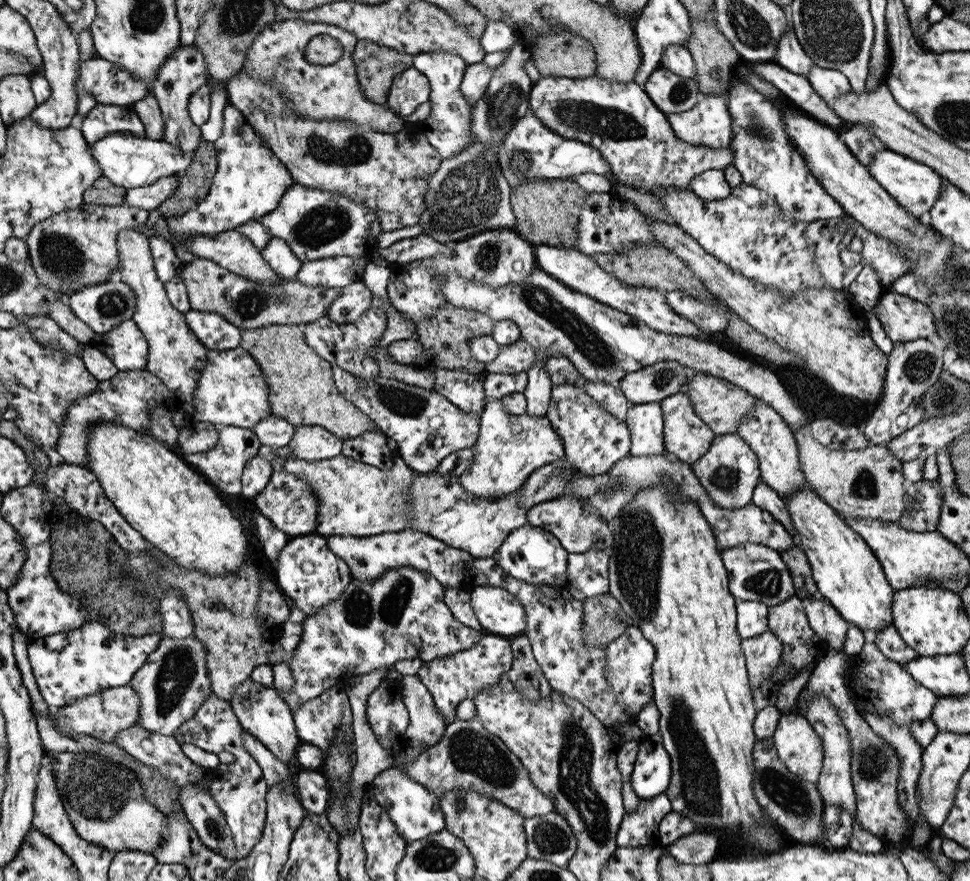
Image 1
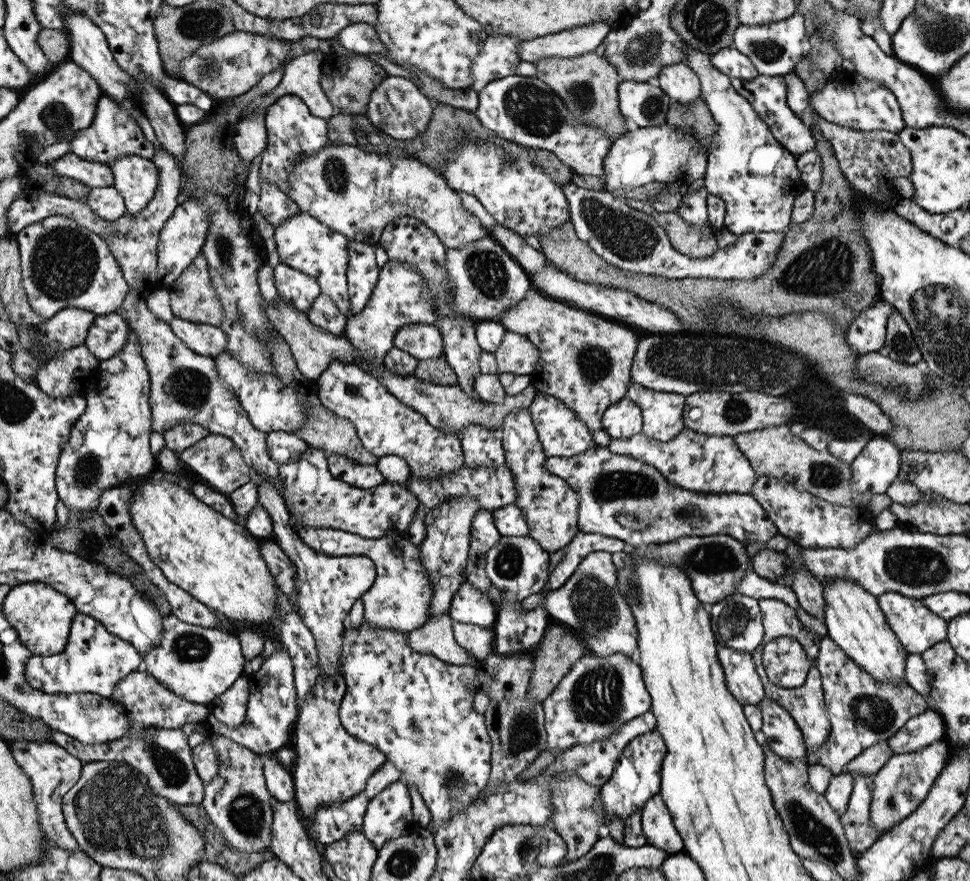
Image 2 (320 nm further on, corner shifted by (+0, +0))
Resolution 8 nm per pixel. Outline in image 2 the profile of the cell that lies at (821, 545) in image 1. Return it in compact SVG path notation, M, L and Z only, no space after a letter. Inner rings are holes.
M835 578L823 587L826 603L823 623L827 634L862 671L886 685L904 685L906 658L909 652L890 628L878 599L863 586L848 578Z

